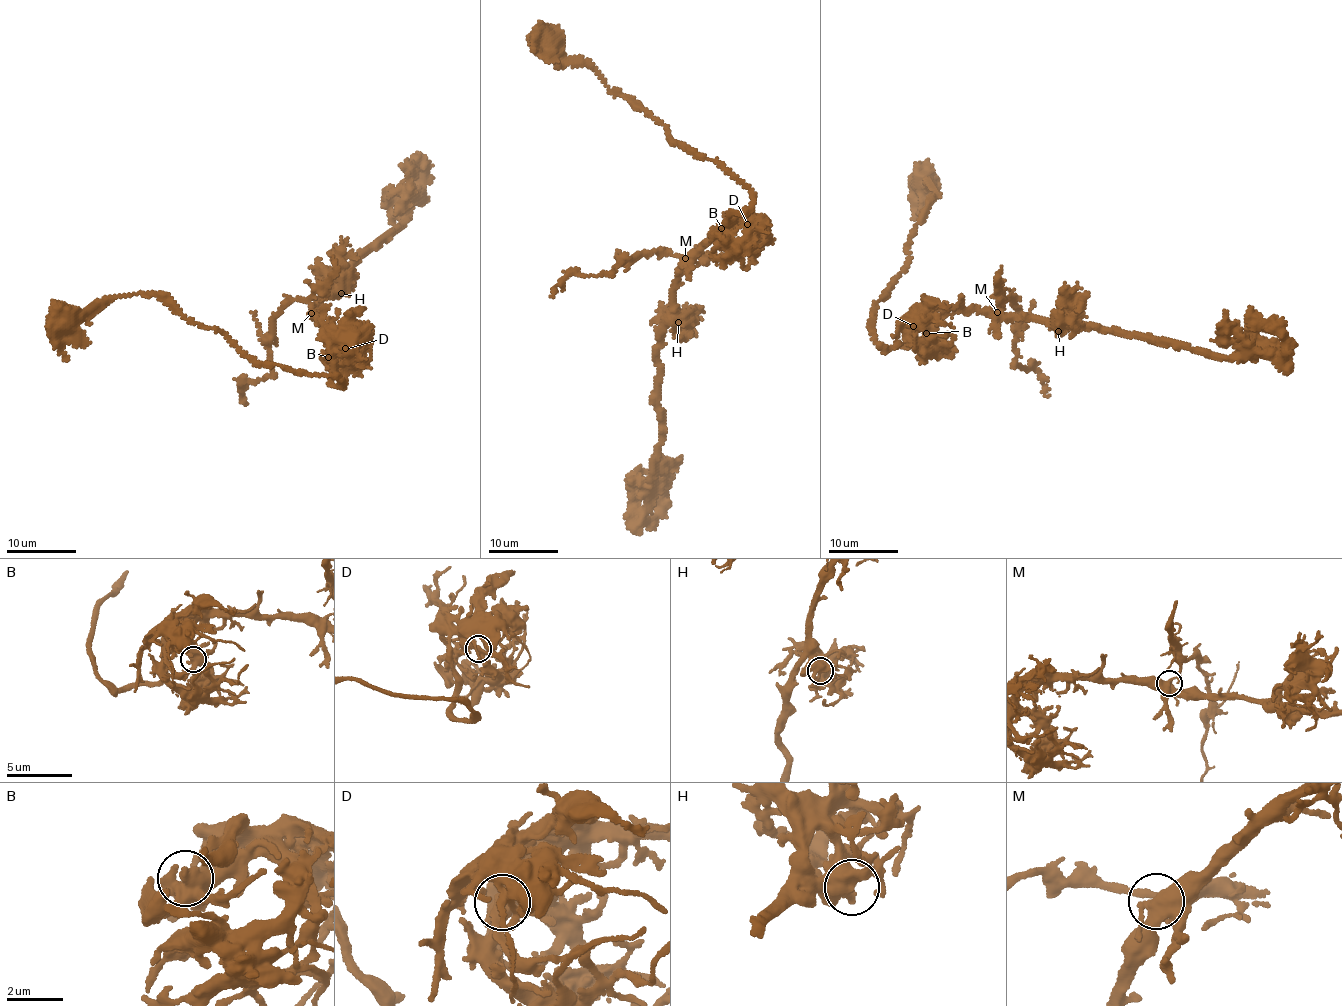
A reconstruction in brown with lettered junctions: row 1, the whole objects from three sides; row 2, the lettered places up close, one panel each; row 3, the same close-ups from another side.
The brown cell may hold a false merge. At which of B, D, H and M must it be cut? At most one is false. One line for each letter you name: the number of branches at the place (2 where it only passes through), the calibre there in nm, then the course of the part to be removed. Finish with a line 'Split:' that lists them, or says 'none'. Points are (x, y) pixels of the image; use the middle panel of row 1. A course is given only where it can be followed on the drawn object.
M: Branches: 4. Thickness 440 nm. Course of the part to remove: (686, 259), (655, 251), (643, 253), (630, 261), (623, 260), (612, 274), (569, 275), (551, 297)
Split: M

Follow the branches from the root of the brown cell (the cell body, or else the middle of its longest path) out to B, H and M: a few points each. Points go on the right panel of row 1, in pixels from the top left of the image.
B: (925, 183), (935, 195), (868, 322), (889, 349), (908, 344), (917, 328), (926, 333)
H: (925, 183), (935, 195), (905, 266), (873, 305), (878, 344), (903, 348), (927, 313), (963, 308), (1058, 331)
M: (925, 183), (935, 195), (904, 247), (905, 266), (873, 305), (875, 340), (903, 348), (935, 311), (997, 312)

